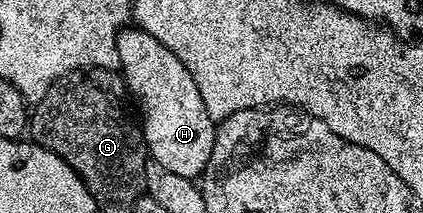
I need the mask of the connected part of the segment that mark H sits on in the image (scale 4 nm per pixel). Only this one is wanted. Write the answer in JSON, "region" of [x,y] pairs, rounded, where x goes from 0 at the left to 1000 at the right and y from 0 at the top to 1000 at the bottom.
{"region":[[[293,131],[274,178],[279,207],[281,324],[288,333],[293,394],[305,446],[331,493],[326,554],[336,577],[340,671],[362,765],[369,761],[390,798],[390,822],[409,836],[470,840],[480,822],[487,770],[496,751],[496,695],[506,695],[506,638],[513,577],[487,526],[487,488],[478,488],[478,446],[468,432],[468,394],[459,394],[459,357],[440,338],[440,300],[392,225],[364,169],[355,169],[329,131]]]}

